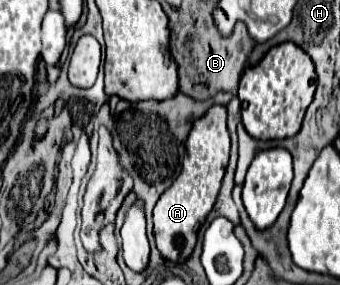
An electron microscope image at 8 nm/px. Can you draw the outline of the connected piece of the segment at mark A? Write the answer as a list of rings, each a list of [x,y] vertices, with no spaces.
[[[211,106],[189,132],[187,138],[187,156],[181,168],[181,174],[173,180],[173,184],[161,194],[159,202],[153,210],[153,236],[163,258],[173,262],[185,262],[197,244],[197,230],[205,222],[211,212],[219,188],[221,178],[225,174],[225,166],[229,162],[229,130],[227,130],[227,112],[225,106]]]

